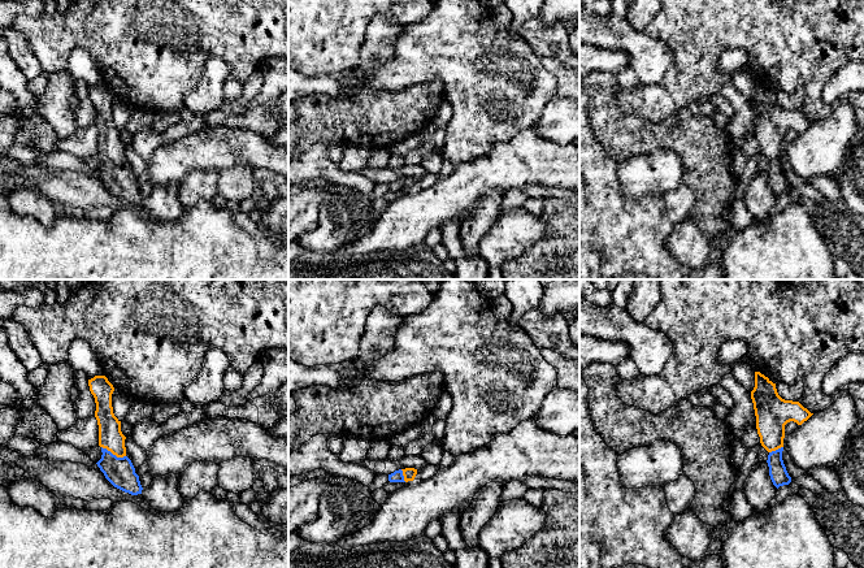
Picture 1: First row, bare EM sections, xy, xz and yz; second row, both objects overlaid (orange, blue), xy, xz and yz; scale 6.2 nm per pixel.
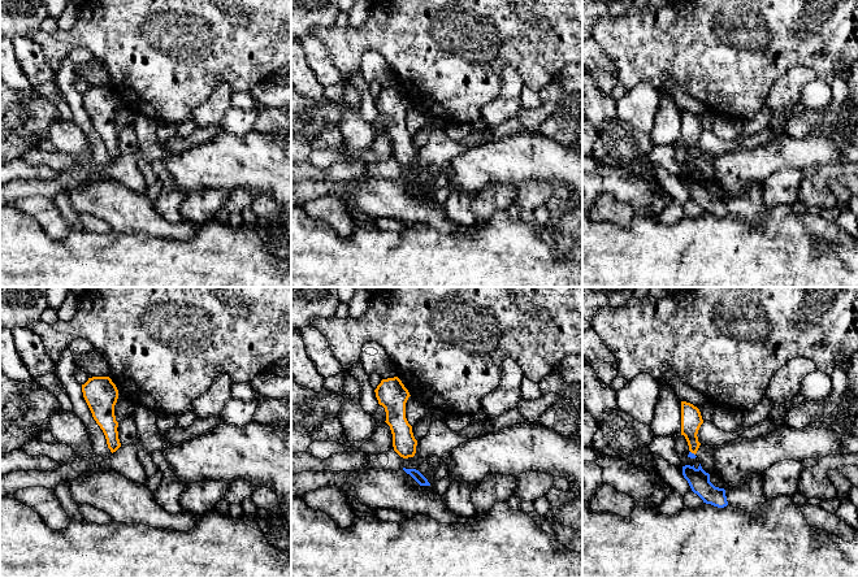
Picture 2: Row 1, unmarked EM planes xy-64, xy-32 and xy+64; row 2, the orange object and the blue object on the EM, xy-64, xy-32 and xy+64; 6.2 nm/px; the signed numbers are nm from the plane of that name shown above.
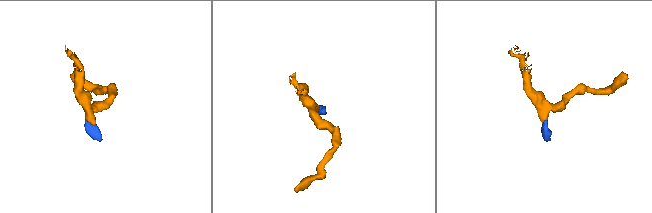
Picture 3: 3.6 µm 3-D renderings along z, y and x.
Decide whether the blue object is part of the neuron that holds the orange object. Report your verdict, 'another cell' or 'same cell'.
same cell

